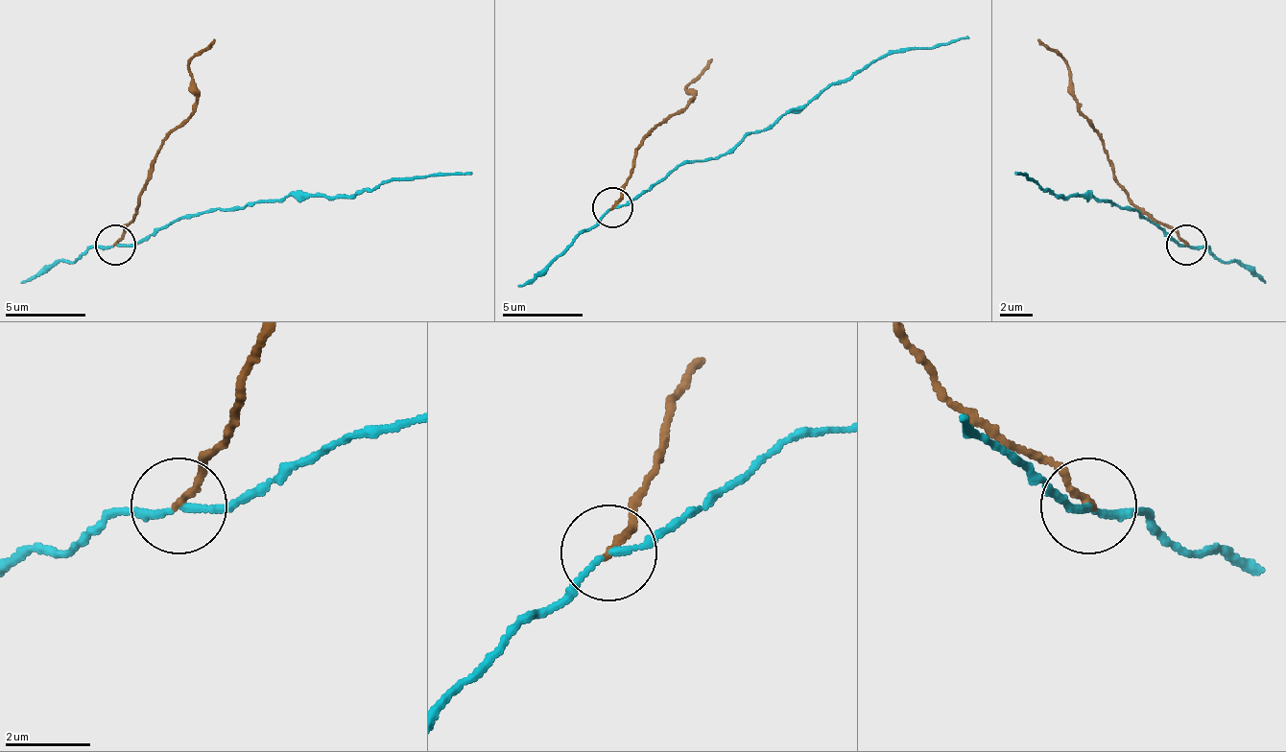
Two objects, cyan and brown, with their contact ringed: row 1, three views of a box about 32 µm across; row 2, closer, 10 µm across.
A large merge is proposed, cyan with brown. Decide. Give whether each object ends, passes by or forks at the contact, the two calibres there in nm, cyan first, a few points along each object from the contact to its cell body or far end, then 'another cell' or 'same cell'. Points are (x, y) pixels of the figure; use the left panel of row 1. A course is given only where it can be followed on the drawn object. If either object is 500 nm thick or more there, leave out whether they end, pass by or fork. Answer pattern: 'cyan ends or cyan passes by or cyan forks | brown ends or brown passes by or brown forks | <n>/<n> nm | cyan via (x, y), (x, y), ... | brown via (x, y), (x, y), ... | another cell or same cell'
cyan passes by | brown ends | 140/180 nm | cyan via (114, 244), (142, 244), (182, 215), (223, 211), (288, 195), (356, 195), (392, 178), (473, 171) | brown via (114, 244), (138, 203), (151, 158), (195, 110), (191, 70), (215, 38) | another cell

